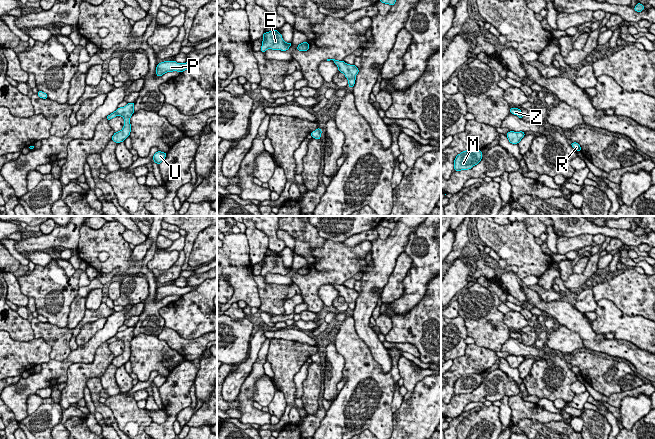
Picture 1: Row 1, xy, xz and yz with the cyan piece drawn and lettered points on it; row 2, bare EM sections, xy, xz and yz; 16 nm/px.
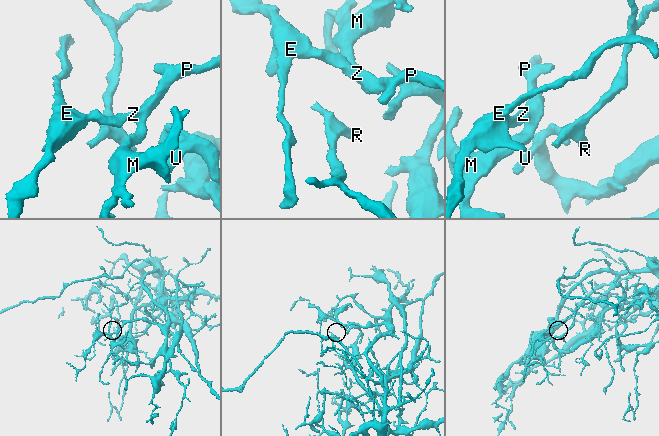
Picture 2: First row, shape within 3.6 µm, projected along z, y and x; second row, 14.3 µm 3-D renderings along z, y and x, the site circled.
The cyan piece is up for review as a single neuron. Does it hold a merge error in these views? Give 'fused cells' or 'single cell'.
single cell

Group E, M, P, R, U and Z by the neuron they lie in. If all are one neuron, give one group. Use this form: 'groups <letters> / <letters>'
groups E M P R U Z

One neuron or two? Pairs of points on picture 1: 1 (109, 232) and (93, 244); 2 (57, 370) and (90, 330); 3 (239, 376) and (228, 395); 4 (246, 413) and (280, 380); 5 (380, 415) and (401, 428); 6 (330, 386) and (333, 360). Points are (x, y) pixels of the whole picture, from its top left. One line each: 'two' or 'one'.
1: one
2: two
3: one
4: two
5: two
6: one

